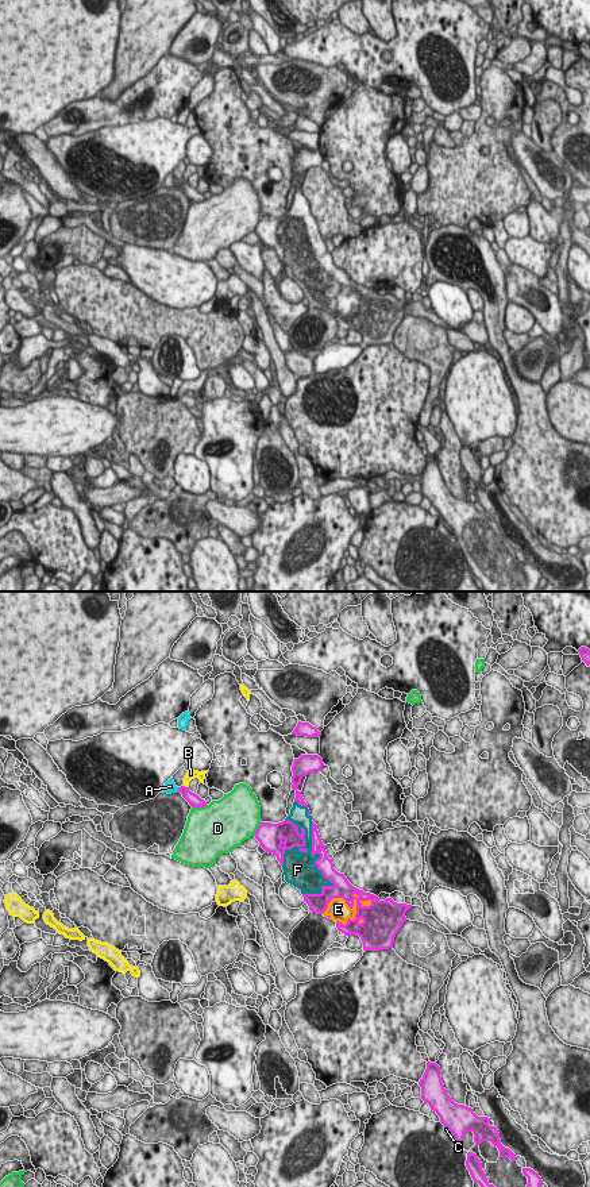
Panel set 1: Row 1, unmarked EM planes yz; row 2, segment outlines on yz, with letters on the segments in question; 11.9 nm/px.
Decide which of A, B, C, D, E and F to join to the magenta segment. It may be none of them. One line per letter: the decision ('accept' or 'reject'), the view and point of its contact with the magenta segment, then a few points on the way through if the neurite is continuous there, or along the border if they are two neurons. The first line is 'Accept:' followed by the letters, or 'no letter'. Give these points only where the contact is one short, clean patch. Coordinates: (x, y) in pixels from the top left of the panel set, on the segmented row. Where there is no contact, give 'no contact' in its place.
Accept: A, C, E, F
A: accept | yz (178, 790) | across yz (195, 801), (178, 790), (170, 786)
B: reject | yz (184, 786)
C: accept | yz (451, 1132)
D: reject | yz (199, 806)
E: accept | yz (340, 897)
F: accept | yz (316, 852)

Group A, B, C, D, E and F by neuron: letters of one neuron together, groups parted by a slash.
A C E F / B / D

